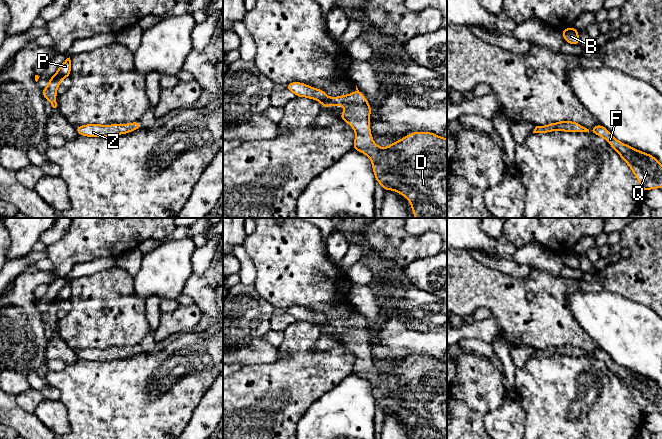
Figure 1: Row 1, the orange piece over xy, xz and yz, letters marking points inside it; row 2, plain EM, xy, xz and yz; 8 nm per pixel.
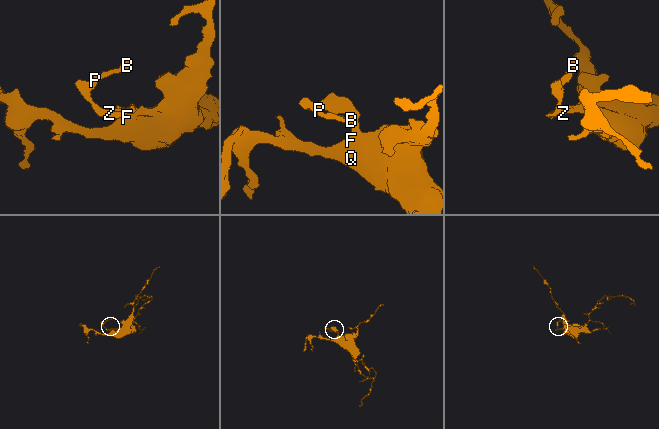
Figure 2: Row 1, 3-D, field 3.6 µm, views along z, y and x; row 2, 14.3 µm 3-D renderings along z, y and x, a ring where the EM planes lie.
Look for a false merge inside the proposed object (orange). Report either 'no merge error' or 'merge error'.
no merge error

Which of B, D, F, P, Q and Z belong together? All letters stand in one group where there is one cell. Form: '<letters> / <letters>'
B D F P Q Z

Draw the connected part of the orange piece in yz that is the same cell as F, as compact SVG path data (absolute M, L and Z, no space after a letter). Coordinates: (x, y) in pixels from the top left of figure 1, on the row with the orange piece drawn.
M559 121L557 123L549 123L546 126L536 126L533 133L550 133L555 130L570 133L591 132L603 137L631 168L644 192L654 188L662 189L661 163L654 156L618 141L612 136L610 131L601 124L589 130L573 121Z

